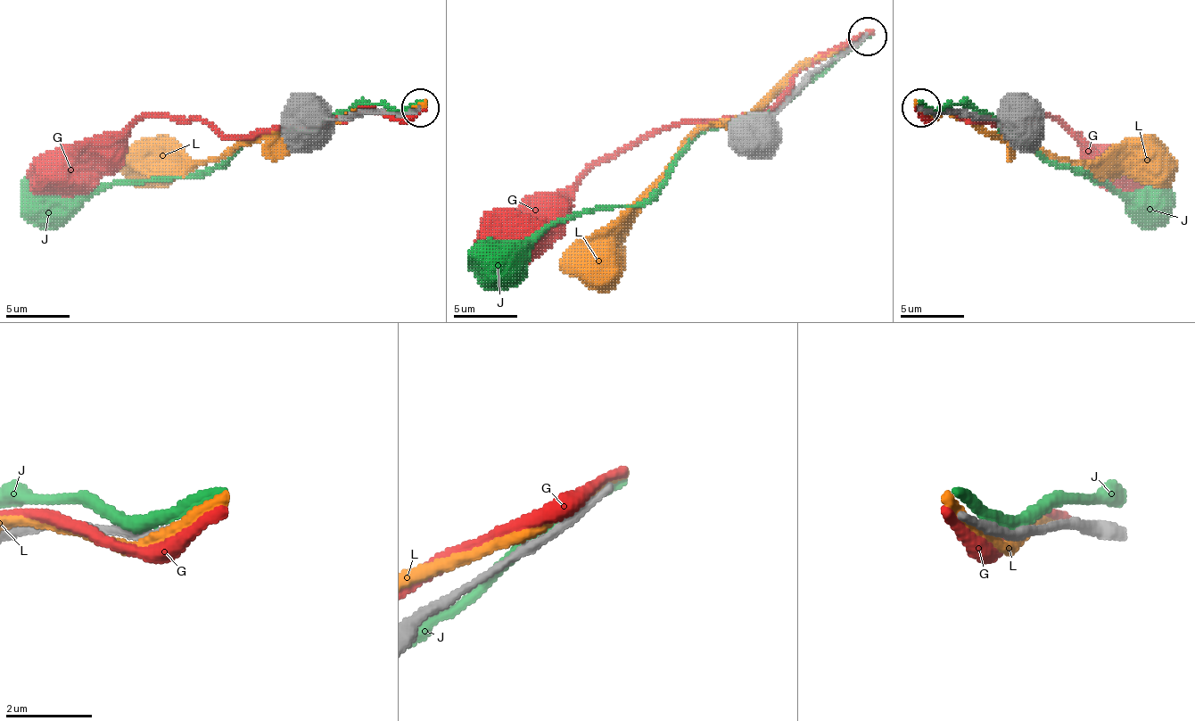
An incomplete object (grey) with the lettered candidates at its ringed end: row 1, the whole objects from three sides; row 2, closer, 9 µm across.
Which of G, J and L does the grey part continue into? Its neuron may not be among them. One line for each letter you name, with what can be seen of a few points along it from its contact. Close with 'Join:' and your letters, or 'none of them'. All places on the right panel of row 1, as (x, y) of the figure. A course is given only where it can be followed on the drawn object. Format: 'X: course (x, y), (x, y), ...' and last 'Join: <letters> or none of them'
Join: none of them

